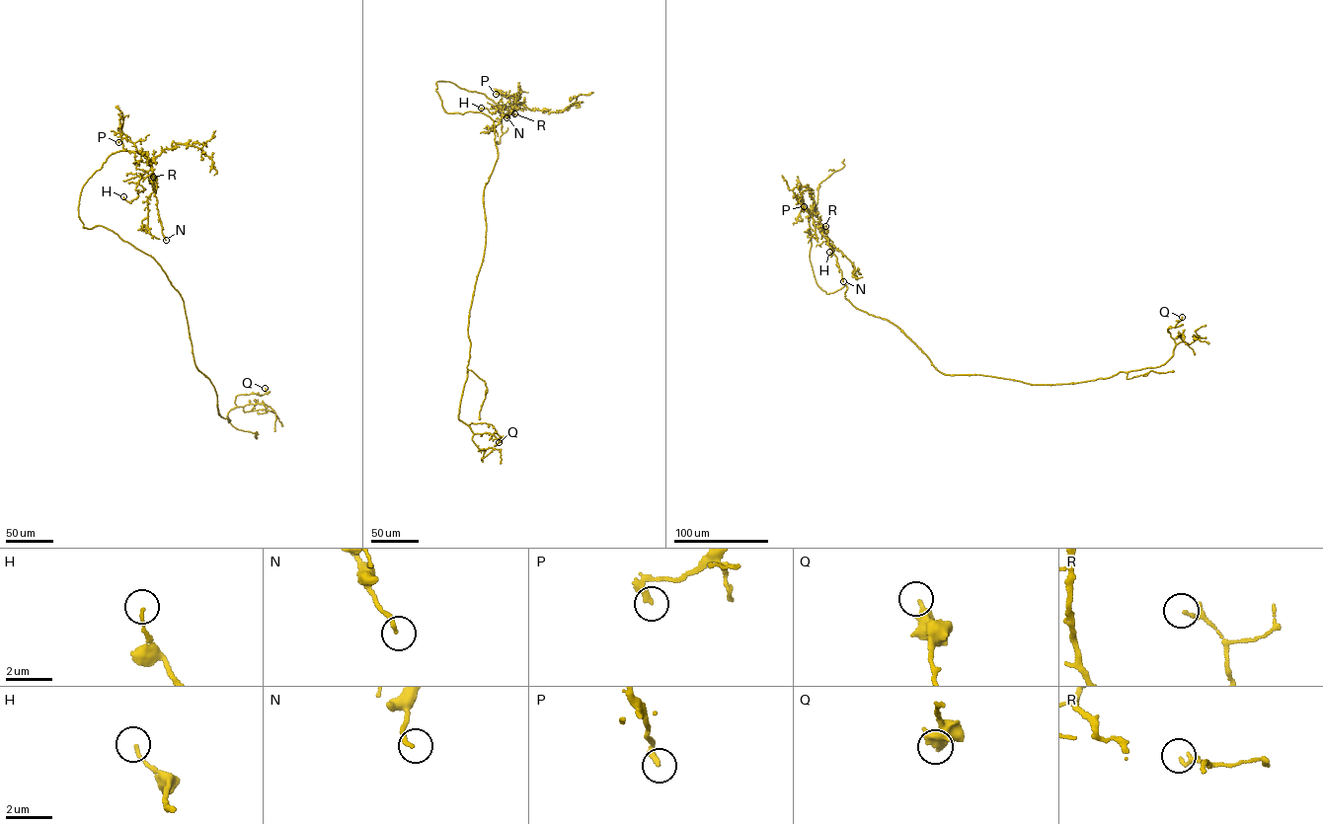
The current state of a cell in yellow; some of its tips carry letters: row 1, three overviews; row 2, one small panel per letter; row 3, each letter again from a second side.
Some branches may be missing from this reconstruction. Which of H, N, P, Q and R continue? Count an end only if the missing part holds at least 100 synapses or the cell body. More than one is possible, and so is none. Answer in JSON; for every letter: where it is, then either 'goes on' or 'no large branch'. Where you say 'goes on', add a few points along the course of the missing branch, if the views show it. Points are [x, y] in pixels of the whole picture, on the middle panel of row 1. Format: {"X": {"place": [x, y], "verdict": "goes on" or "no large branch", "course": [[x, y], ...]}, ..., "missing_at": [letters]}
{"H": {"place": [481, 108], "verdict": "no large branch"}, "N": {"place": [506, 117], "verdict": "no large branch"}, "P": {"place": [496, 94], "verdict": "no large branch"}, "Q": {"place": [499, 442], "verdict": "no large branch"}, "R": {"place": [514, 113], "verdict": "no large branch"}, "missing_at": []}

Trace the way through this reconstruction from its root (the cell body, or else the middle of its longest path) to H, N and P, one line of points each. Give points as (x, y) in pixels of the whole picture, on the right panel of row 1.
H: (897, 327), (857, 309), (845, 297), (847, 283), (827, 294), (817, 285), (809, 257), (815, 207), (829, 252)
N: (897, 327), (857, 309), (845, 297), (847, 283), (827, 294), (818, 285), (809, 257), (814, 208), (843, 281)
P: (897, 327), (857, 309), (845, 297), (847, 283), (827, 294), (818, 285), (808, 220), (817, 209), (804, 206)

